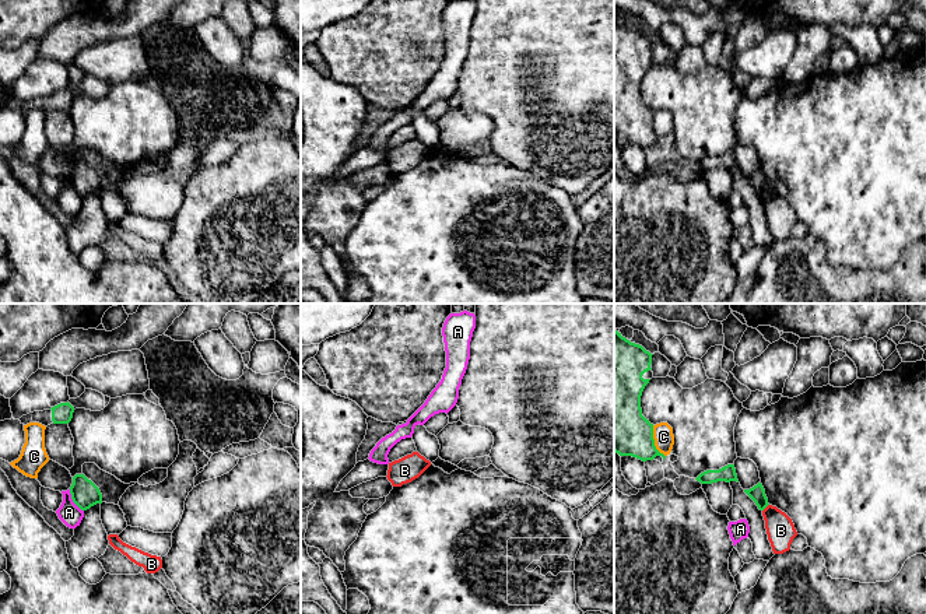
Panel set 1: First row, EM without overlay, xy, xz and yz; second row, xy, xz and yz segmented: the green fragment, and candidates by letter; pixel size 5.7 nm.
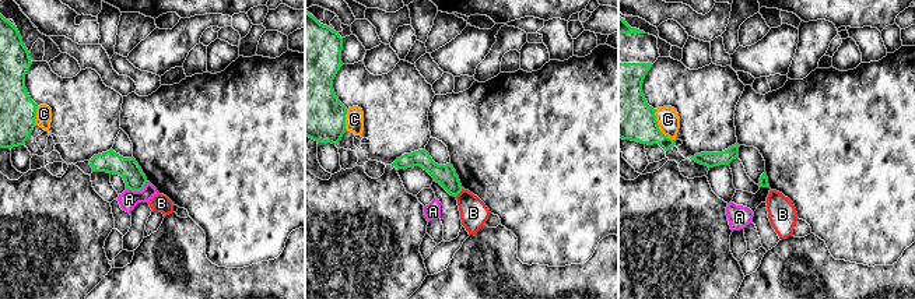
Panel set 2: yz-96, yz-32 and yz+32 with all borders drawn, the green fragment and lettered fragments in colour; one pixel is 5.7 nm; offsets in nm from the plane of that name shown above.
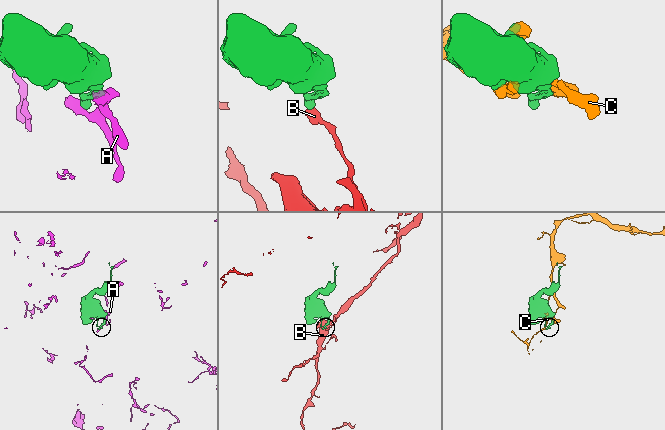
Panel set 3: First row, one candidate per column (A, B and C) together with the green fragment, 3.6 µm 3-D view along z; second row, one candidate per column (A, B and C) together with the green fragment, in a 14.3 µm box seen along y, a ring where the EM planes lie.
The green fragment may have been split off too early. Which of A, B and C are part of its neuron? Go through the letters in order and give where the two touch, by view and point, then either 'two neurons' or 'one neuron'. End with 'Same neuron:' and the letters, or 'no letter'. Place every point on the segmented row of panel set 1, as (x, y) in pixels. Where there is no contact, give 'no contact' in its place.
A: meets green in xy at (73, 501); two neurons
B: meets green in yz at (765, 507); two neurons
C: meets green in yz at (653, 441); two neurons
Same neuron: no letter

